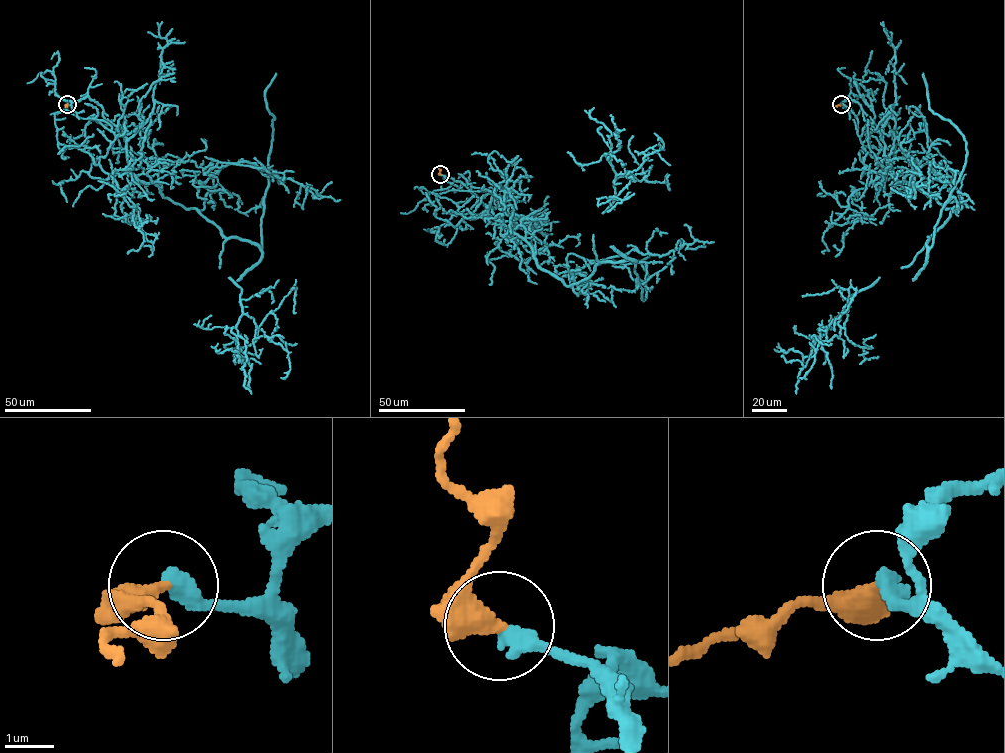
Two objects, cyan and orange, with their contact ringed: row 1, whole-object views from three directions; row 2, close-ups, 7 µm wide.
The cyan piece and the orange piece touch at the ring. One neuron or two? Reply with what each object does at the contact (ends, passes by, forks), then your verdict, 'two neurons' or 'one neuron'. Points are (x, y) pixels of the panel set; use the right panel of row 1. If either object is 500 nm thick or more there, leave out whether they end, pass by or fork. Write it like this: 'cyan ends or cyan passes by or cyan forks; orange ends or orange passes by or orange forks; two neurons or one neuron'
cyan ends; orange ends; one neuron

